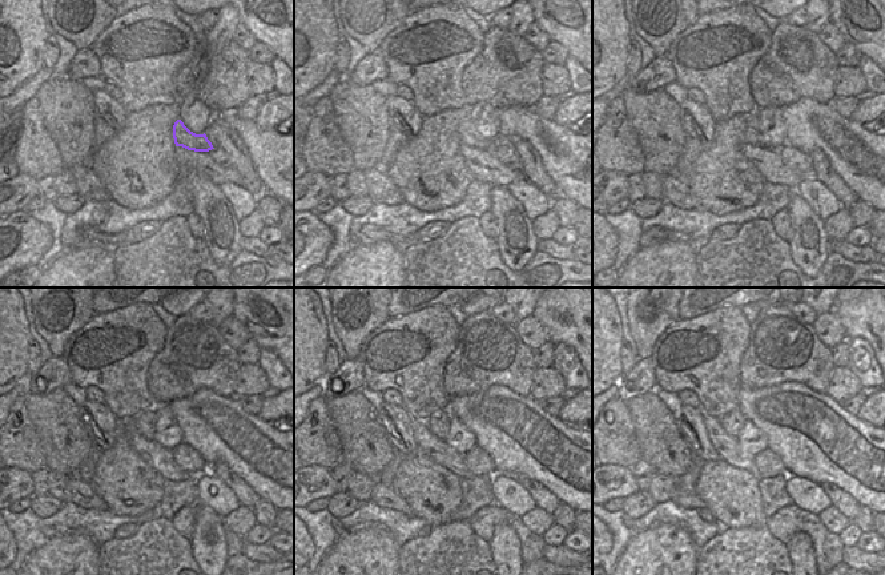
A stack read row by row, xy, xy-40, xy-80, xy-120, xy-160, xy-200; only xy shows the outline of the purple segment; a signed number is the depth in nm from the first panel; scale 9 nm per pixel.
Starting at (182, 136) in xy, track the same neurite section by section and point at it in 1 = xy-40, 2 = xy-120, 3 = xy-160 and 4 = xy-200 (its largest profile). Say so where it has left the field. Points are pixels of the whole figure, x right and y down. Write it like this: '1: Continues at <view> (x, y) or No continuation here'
1: Continues at xy-40 (467, 132)
2: Continues at xy-120 (144, 423)
3: Continues at xy-160 (438, 423)
4: Continues at xy-200 (732, 422).

